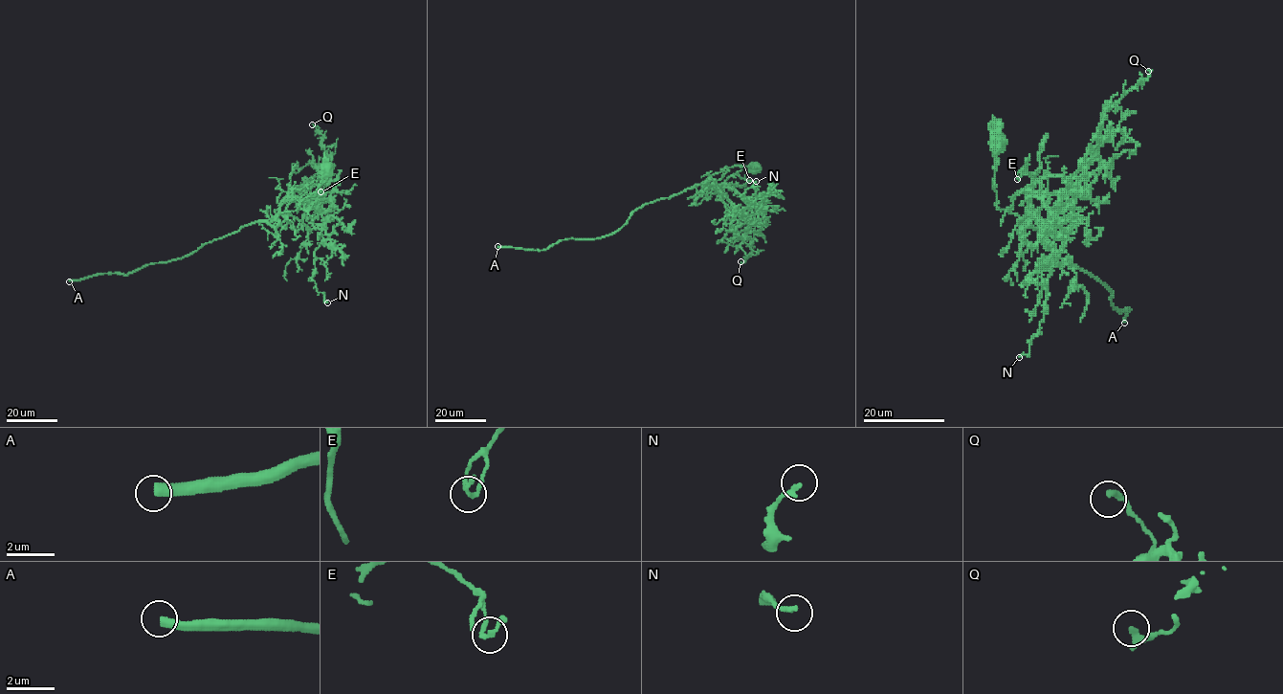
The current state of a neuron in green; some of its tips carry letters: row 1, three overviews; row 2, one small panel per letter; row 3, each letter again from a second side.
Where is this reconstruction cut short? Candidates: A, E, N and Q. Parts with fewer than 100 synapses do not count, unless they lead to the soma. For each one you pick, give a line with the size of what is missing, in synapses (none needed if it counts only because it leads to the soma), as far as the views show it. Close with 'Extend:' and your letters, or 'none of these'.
A: about 170 synapses
Extend: A

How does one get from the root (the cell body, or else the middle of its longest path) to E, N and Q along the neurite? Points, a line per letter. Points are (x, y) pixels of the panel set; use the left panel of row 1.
E: (327, 168), (314, 192), (296, 211), (283, 212), (277, 217), (280, 201), (294, 188), (314, 183), (320, 191)
N: (327, 168), (314, 192), (277, 217), (290, 197), (307, 200), (320, 212), (323, 241), (312, 279), (327, 302)
Q: (327, 168), (314, 192), (277, 217), (280, 201), (294, 190), (308, 190), (326, 163), (322, 135), (312, 124)

